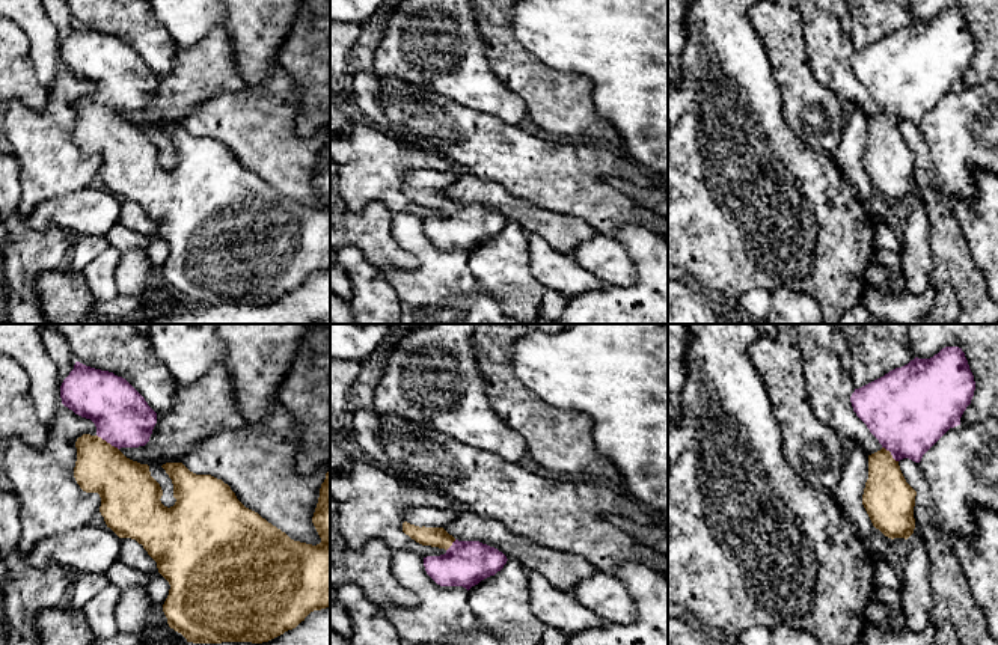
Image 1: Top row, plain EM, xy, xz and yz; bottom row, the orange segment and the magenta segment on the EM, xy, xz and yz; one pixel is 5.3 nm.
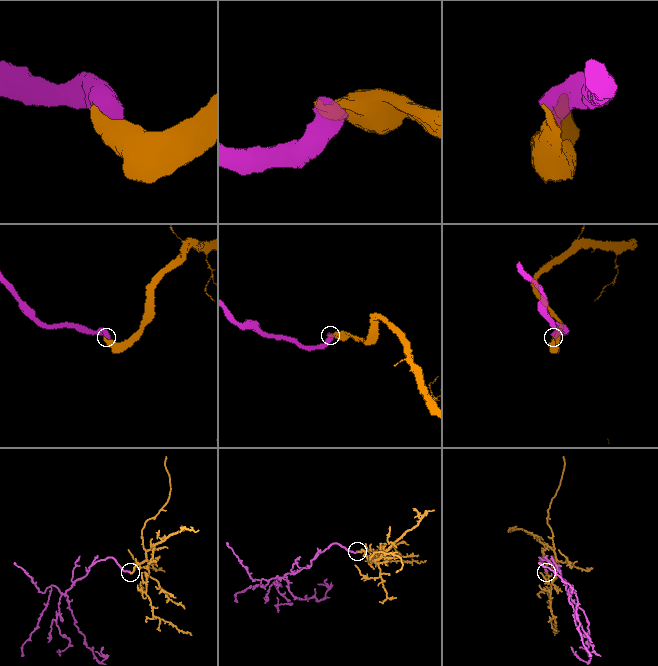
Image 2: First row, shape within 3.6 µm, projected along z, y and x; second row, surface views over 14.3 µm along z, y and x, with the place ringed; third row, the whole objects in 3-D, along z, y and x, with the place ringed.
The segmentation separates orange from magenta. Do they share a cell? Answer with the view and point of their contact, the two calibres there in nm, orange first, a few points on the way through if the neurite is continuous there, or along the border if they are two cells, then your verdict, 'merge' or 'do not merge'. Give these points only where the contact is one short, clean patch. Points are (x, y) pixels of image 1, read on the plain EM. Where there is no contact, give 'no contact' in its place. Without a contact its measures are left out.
meets orange in xy at (106, 104); 280 nm thick on the orange side, 300 nm on the other; merge

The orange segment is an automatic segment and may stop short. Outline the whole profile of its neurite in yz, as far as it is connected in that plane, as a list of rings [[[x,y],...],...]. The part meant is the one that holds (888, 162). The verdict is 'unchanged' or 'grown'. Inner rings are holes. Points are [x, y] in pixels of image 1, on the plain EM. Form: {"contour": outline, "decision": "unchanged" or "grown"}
{"contour": [[[945,9],[933,20],[915,20],[852,56],[853,74],[882,107],[868,118],[862,167],[885,199],[908,202],[915,191],[917,154],[906,145],[899,124],[920,125],[950,90],[960,87],[974,53],[965,15]]], "decision": "grown"}

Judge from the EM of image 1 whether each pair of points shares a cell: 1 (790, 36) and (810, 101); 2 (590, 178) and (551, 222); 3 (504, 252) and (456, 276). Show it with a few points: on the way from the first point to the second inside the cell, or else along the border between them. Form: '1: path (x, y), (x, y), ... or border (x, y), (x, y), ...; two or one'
1: path (790, 53), (790, 65), (798, 85); one
2: border (526, 199), (558, 213), (578, 216), (593, 226); two
3: border (468, 253), (468, 265), (474, 278), (490, 297); two

